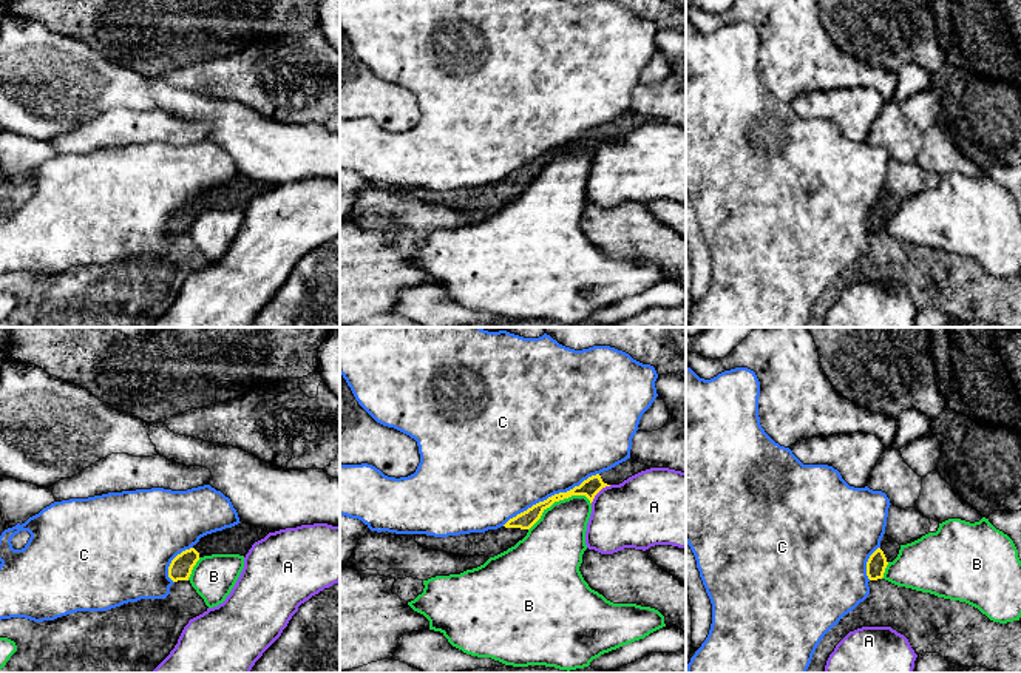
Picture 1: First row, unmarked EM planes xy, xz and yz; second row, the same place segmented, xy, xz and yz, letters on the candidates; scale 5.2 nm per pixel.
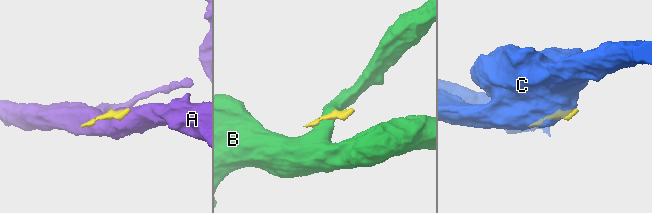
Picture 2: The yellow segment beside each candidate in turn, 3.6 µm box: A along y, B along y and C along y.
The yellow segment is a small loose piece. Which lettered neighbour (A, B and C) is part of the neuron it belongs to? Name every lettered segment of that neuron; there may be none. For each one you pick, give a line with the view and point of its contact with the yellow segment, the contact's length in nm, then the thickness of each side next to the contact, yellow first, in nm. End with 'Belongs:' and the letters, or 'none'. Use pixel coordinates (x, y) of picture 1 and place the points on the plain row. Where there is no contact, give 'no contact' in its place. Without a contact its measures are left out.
Belongs: none

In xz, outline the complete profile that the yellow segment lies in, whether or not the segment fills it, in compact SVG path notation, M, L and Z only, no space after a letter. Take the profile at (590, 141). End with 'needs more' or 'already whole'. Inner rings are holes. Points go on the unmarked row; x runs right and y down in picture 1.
M633 113L616 119L615 122L601 128L592 130L579 140L567 147L559 147L528 162L527 165L510 173L504 181L497 184L488 184L485 187L470 187L460 190L434 191L426 188L416 188L416 196L428 204L443 205L460 211L485 210L494 211L522 194L528 184L541 173L542 167L555 156L568 153L572 150L585 150L590 157L595 150L605 140L619 139L629 131L650 123L646 119L638 117Z | needs more

